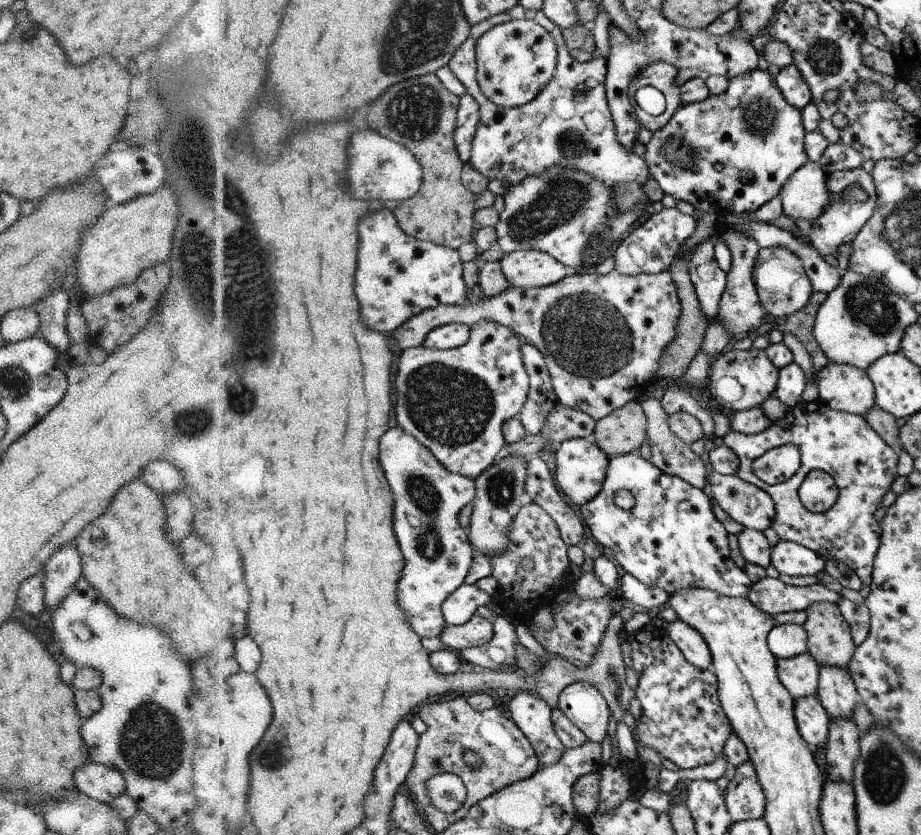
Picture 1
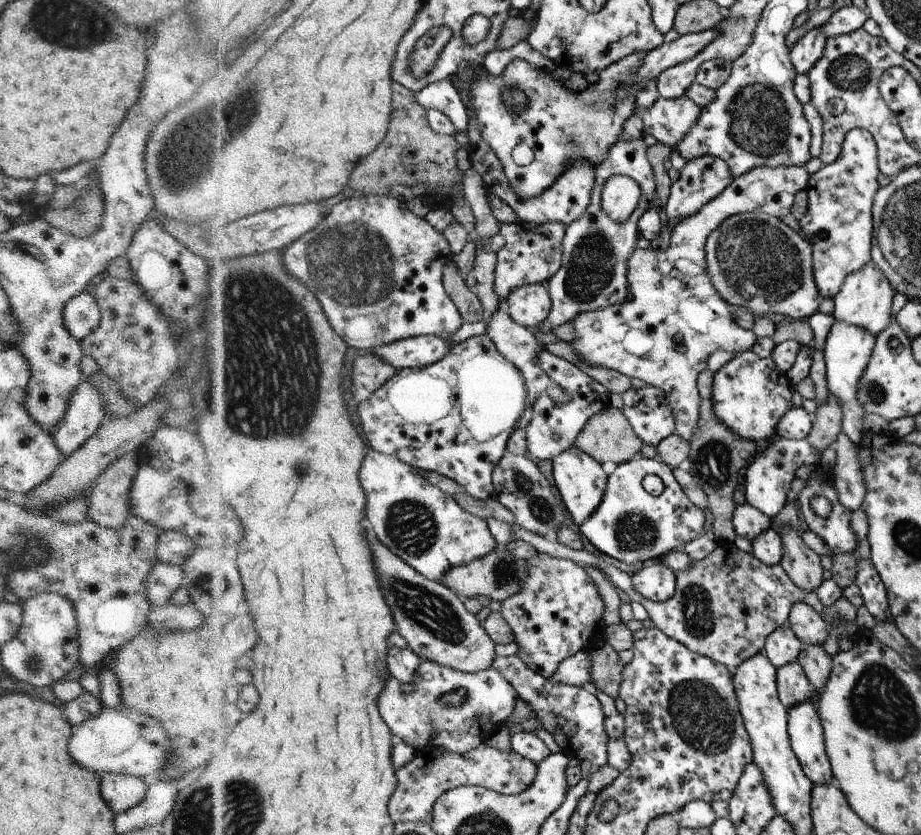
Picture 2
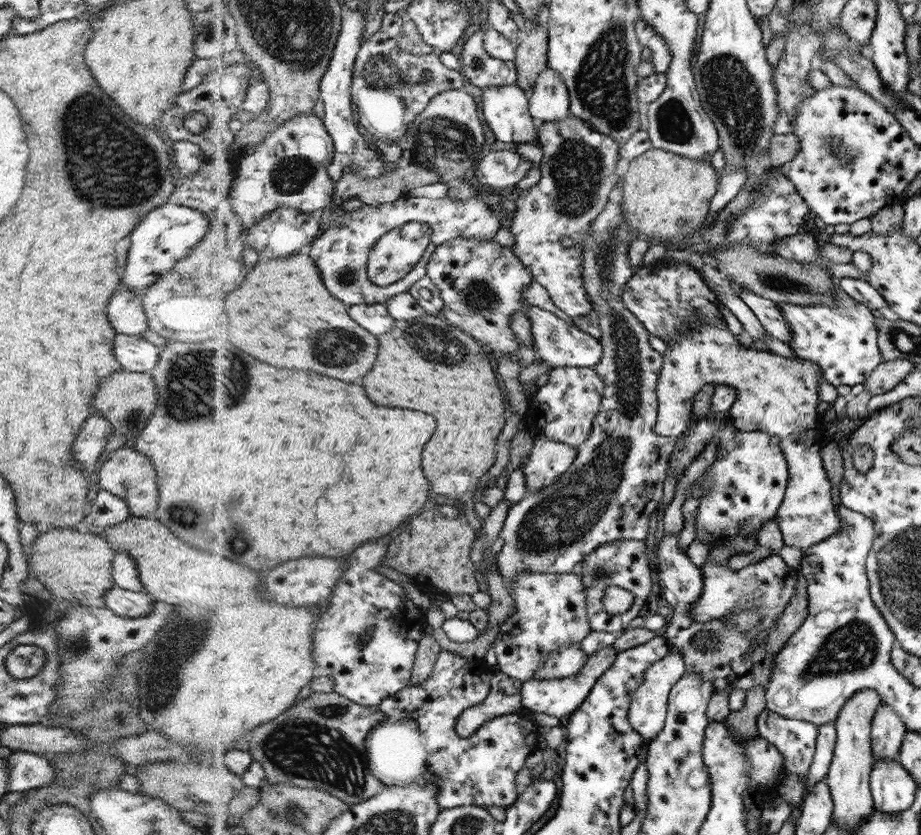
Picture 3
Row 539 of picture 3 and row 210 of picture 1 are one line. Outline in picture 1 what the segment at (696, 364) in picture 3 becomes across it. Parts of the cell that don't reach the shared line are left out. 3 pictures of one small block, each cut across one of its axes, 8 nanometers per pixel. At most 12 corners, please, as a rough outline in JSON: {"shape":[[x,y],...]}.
{"shape":[[809,161],[779,193],[783,214],[816,220],[830,204],[820,164]]}

